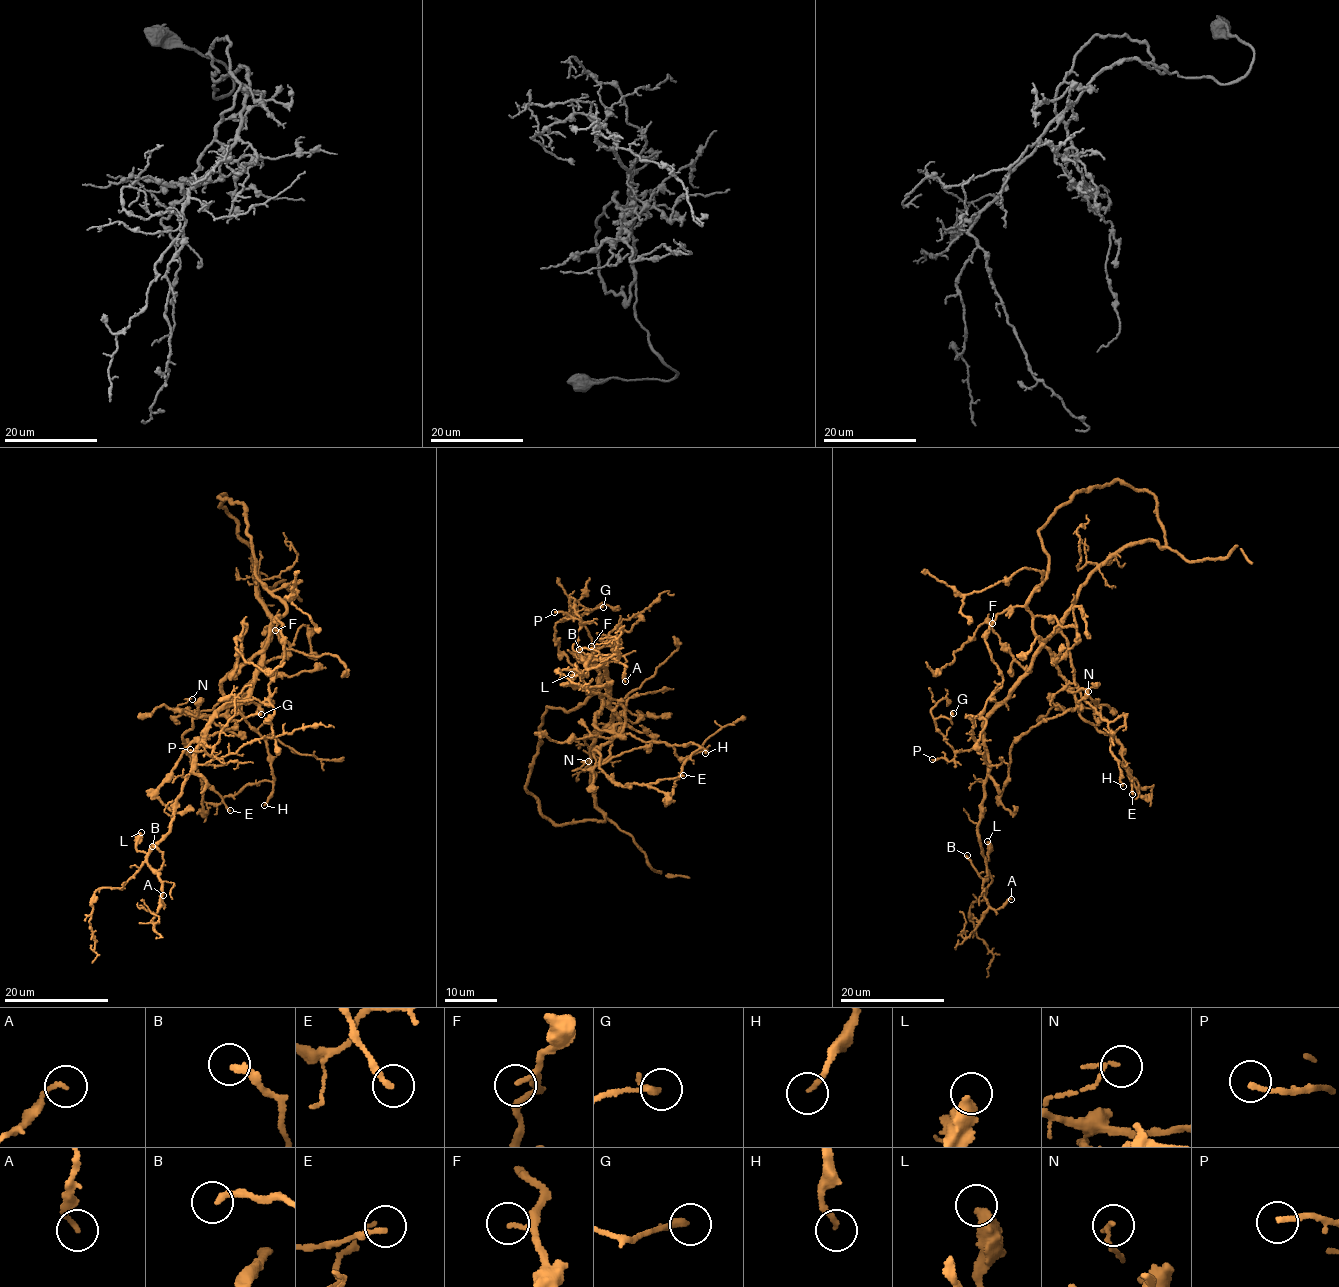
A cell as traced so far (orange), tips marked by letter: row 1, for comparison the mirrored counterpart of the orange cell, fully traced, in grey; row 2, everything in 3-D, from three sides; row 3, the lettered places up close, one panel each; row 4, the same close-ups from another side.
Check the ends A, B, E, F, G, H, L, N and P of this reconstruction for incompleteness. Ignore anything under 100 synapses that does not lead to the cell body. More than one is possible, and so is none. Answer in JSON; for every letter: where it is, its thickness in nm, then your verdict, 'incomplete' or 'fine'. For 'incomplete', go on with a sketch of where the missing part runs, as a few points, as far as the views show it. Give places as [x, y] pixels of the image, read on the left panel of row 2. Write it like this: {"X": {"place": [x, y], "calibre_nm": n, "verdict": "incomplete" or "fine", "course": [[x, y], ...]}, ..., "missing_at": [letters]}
{"A": {"place": [163, 895], "calibre_nm": 150, "verdict": "fine"}, "B": {"place": [152, 846], "calibre_nm": 240, "verdict": "fine"}, "E": {"place": [230, 810], "calibre_nm": 240, "verdict": "fine"}, "F": {"place": [275, 630], "calibre_nm": 120, "verdict": "fine"}, "G": {"place": [261, 714], "calibre_nm": 240, "verdict": "fine"}, "H": {"place": [264, 805], "calibre_nm": 160, "verdict": "fine"}, "L": {"place": [141, 832], "calibre_nm": 500, "verdict": "fine"}, "N": {"place": [192, 699], "calibre_nm": 90, "verdict": "fine"}, "P": {"place": [190, 749], "calibre_nm": 170, "verdict": "fine"}, "missing_at": []}

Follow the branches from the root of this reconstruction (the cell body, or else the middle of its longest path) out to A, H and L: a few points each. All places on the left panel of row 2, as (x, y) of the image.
A: (243, 700), (225, 703), (210, 724), (176, 800), (170, 832), (147, 857), (162, 884), (162, 904), (163, 895)
H: (243, 700), (264, 645), (254, 679), (238, 697), (247, 722), (265, 741), (274, 783), (272, 792), (264, 805)
L: (243, 700), (225, 703), (210, 724), (176, 800), (170, 832), (147, 853), (136, 848), (141, 832)

